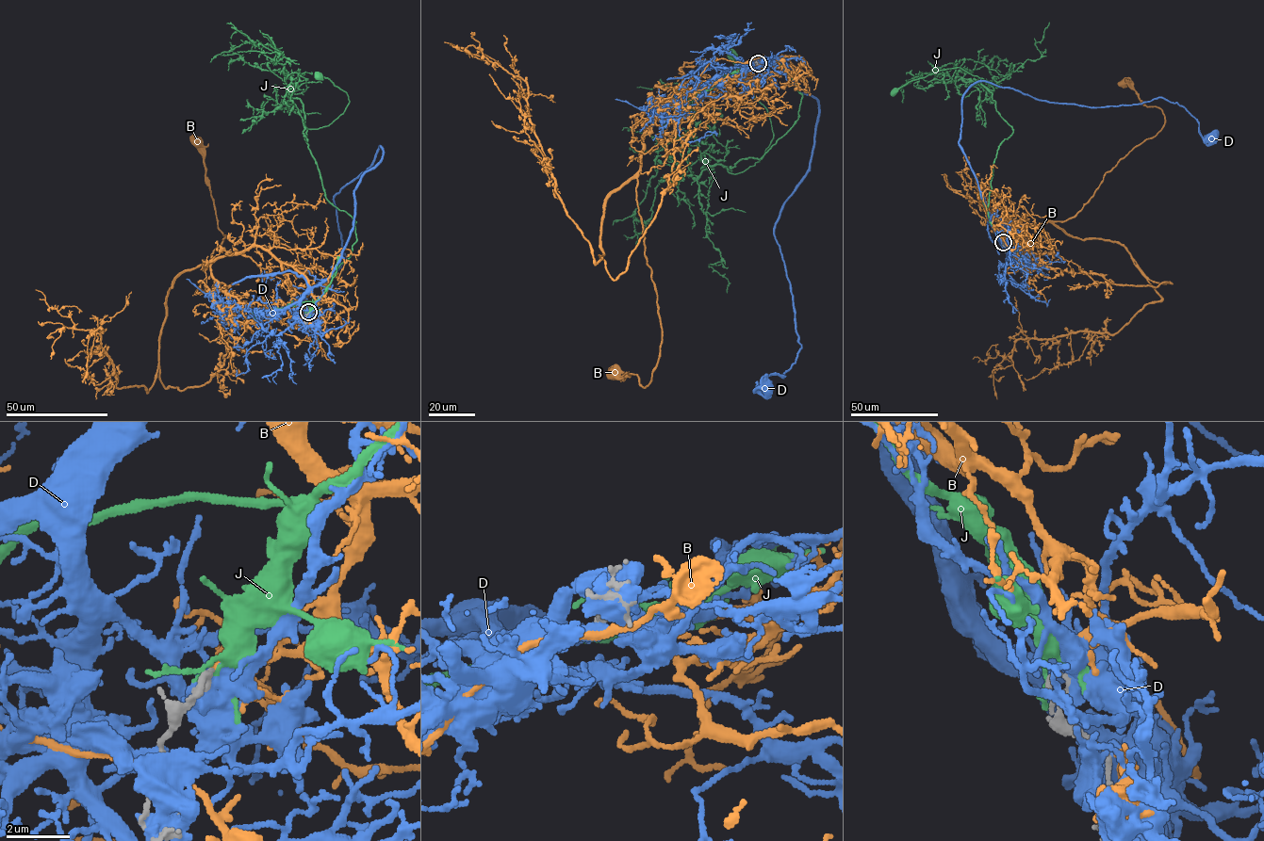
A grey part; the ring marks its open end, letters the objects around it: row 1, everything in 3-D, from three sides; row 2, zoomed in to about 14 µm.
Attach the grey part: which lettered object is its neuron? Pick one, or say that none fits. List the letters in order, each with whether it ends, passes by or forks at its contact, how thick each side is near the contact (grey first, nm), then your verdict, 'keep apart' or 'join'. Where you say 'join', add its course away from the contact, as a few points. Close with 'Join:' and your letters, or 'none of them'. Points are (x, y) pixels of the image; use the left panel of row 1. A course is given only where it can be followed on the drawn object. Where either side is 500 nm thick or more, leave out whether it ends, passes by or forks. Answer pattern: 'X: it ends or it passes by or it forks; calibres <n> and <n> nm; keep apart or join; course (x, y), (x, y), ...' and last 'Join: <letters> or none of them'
B: it ends; calibres 200 and 170 nm; join; course (308, 312), (318, 302), (307, 278), (261, 248), (212, 259), (203, 270), (226, 236), (219, 230), (197, 143)
D: calibres 220 and 800 nm; keep apart
J: it forks; calibres 240 and 130 nm; keep apart
Join: B

